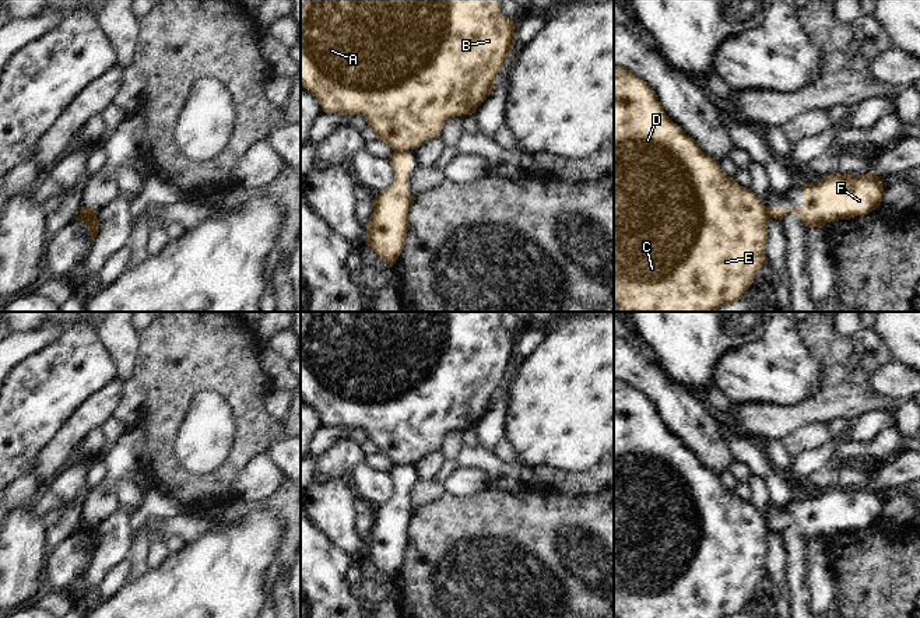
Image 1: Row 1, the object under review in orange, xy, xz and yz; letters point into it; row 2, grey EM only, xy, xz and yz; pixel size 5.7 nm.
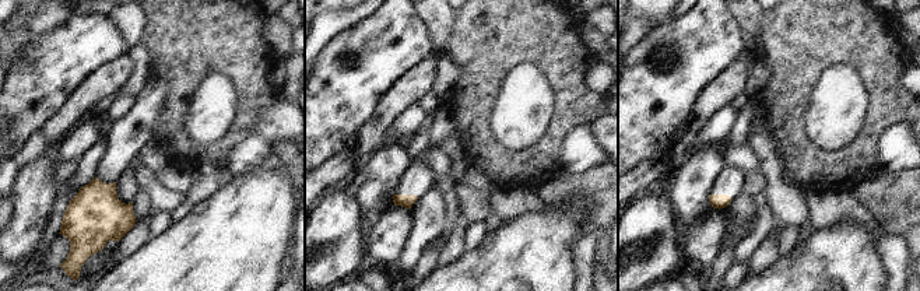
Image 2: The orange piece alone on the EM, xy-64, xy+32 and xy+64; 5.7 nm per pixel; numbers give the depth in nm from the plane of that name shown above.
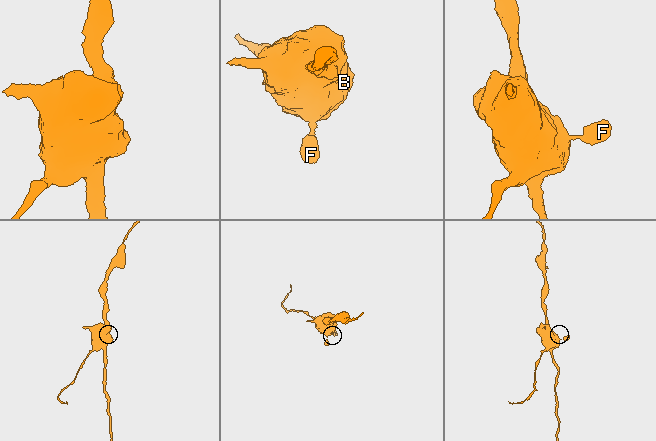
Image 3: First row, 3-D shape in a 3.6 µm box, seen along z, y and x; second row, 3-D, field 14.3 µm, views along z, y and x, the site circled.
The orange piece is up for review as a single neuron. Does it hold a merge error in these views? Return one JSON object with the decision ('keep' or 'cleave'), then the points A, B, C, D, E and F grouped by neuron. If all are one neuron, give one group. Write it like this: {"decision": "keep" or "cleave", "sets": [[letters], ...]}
{"decision": "cleave", "sets": [["A", "B", "C", "D", "E"], ["F"]]}

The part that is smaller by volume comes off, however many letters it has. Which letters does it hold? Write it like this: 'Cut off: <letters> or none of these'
Cut off: F.

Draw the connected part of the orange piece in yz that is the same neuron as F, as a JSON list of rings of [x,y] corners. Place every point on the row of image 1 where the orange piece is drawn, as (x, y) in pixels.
[[[872,173],[831,175],[804,186],[803,207],[768,207],[770,218],[798,215],[808,228],[850,220],[874,211],[882,201],[884,183]]]

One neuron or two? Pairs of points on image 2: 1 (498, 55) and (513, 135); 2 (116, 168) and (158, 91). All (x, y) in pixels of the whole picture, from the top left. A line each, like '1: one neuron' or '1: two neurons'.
1: two neurons
2: one neuron

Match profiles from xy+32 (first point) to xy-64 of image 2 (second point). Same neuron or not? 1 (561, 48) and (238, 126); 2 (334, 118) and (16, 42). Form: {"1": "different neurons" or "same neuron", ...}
{"1": "same neuron", "2": "different neurons"}

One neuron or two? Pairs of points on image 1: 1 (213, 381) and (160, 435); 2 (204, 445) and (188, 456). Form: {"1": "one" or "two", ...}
{"1": "one", "2": "one"}

